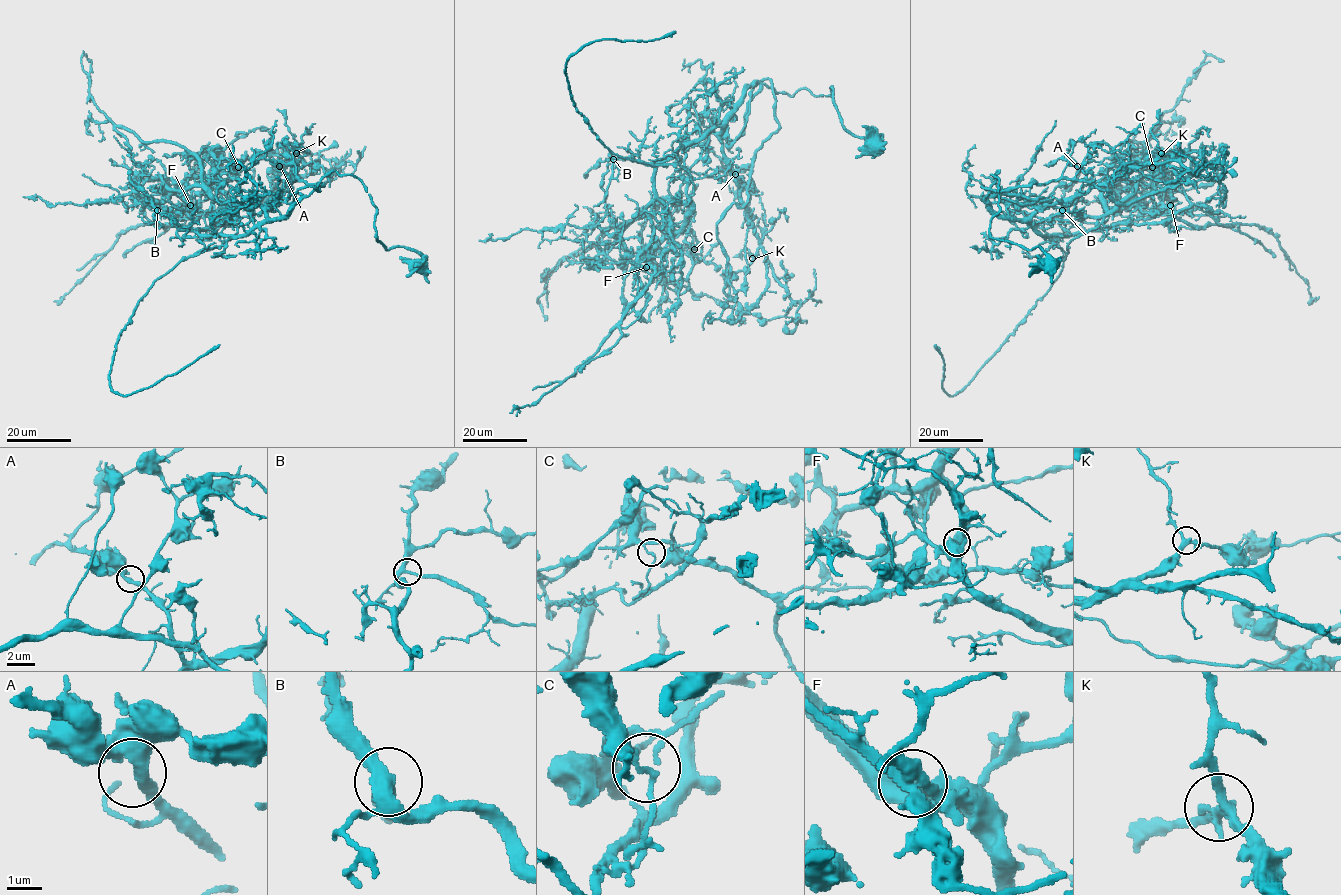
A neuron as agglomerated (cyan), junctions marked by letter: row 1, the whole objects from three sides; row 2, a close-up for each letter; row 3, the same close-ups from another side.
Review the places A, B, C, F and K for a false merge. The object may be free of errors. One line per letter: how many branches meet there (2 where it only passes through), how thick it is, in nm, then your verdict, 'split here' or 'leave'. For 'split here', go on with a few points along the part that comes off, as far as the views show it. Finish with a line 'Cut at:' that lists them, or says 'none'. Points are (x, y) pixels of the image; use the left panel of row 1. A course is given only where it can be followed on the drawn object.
A: 2 | 360 nm | leave
B: 3 | 320 nm | leave
C: 2 | 130 nm | split here | (239, 167), (217, 179), (237, 232), (183, 257), (138, 301), (109, 384), (123, 395), (148, 388), (219, 344)
F: 2 | 600 nm | leave
K: 3 | 280 nm | leave
Cut at: C

